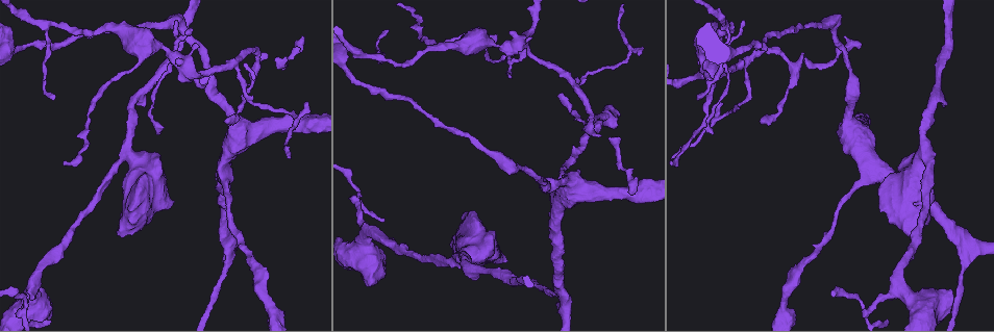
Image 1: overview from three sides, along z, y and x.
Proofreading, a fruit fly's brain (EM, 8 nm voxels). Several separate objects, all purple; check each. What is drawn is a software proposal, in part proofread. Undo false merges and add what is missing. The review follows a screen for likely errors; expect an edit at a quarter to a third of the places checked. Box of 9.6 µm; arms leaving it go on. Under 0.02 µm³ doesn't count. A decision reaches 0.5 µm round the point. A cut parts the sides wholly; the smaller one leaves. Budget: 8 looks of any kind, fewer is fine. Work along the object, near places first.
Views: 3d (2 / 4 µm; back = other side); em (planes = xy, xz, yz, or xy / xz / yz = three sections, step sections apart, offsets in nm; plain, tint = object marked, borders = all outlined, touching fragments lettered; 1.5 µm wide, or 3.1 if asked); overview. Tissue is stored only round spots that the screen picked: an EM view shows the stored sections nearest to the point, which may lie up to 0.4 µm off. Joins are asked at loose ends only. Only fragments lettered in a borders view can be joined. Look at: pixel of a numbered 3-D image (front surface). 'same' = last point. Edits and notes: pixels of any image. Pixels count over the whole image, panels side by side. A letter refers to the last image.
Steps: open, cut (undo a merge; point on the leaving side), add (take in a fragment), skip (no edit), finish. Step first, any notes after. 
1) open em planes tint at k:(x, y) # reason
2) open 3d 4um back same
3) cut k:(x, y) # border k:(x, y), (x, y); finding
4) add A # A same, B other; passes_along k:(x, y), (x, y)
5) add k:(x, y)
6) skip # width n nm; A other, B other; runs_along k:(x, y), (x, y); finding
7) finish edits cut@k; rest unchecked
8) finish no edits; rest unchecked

open 3d 2um at 1:(870, 308) # a fork

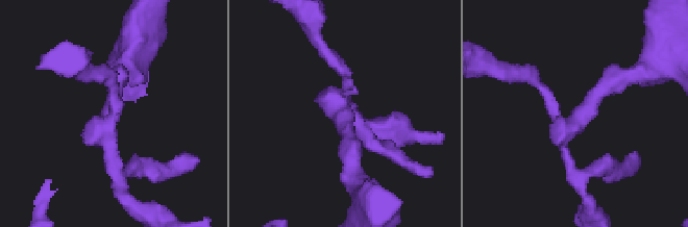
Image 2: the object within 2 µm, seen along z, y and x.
open em planes tint at 2:(109, 119)

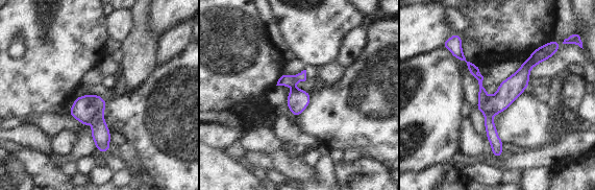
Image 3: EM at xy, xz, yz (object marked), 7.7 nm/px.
open em planes borders same

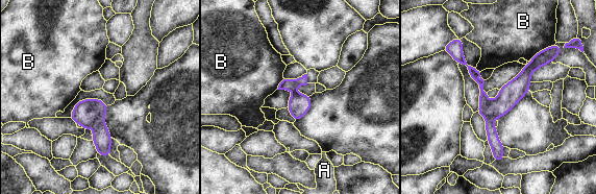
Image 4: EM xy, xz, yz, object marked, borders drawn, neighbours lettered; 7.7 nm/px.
cut 4:(493, 139) # width 160 nm; longest_contact B 220 nm; A other, B other; a second neuron is stuck on

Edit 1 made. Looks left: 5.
open overview

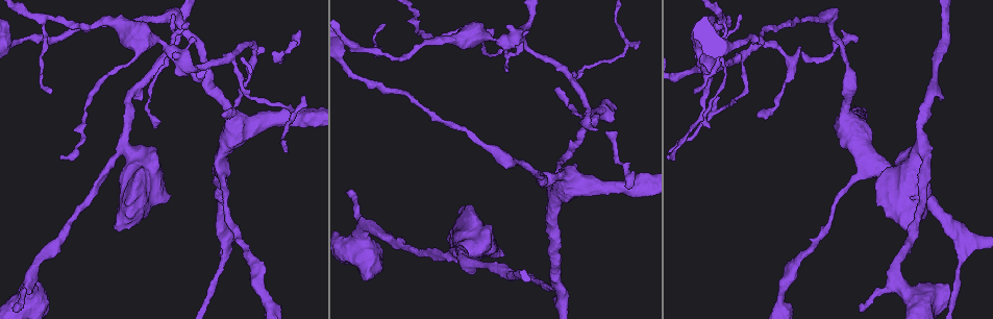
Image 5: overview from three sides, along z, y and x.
open 3d 4um back at 5:(697, 92) # thin end

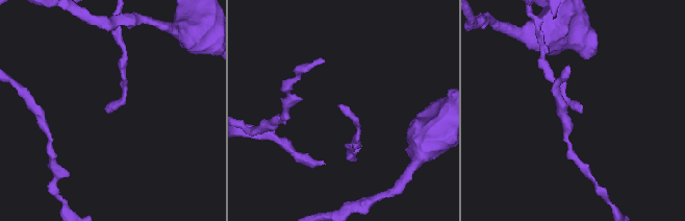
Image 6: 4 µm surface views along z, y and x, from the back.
open em planes plain at 6:(580, 112)

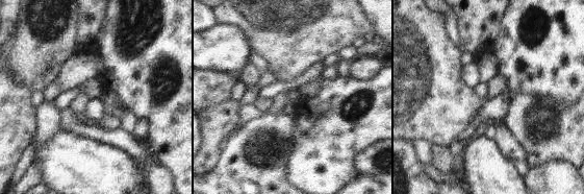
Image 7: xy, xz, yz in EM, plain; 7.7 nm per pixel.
open em planes borders same

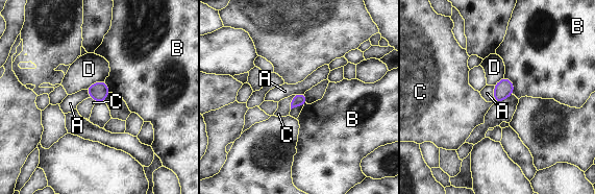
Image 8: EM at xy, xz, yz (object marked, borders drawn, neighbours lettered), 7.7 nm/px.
skip # A other, B other, C other, D other; border 8:(295, 95), (291, 101), (290, 108); no lettered fragment goes on from it

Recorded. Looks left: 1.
finish edits cut@4; rest unchecked

